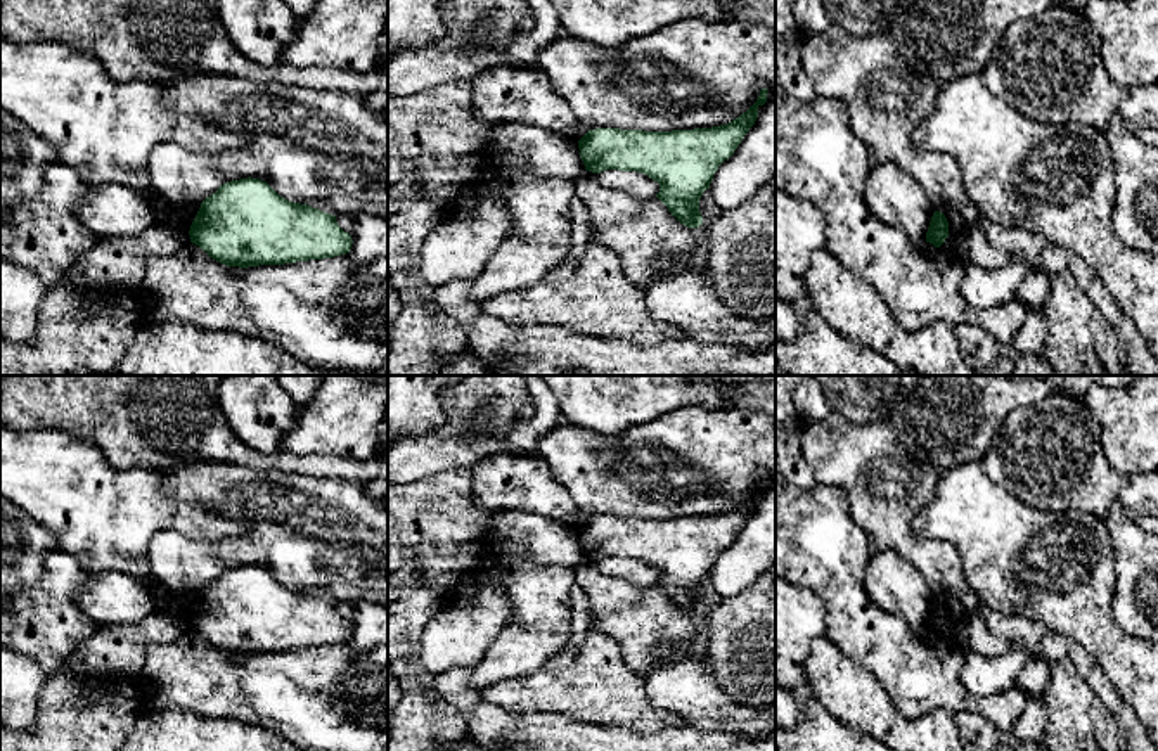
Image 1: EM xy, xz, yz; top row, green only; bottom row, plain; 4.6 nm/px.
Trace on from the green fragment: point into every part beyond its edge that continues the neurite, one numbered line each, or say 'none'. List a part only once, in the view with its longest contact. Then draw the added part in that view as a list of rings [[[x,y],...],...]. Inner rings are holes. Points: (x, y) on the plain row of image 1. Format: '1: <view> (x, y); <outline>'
none

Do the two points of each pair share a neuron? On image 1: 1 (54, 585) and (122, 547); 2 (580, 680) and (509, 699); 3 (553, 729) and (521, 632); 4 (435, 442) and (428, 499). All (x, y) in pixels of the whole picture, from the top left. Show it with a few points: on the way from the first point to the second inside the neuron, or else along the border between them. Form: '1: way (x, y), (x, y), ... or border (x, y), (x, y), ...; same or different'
1: border (57, 549), (70, 554), (85, 571); different
2: way (563, 686), (527, 694); same
3: way (516, 729), (501, 729), (471, 699), (490, 668); same
4: border (469, 468), (452, 468), (405, 485); different

